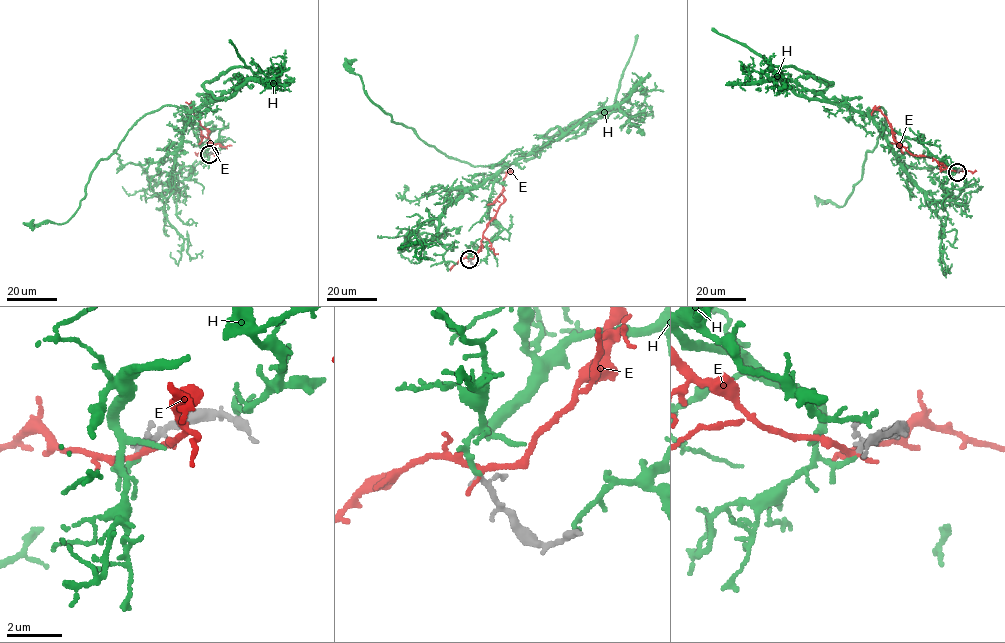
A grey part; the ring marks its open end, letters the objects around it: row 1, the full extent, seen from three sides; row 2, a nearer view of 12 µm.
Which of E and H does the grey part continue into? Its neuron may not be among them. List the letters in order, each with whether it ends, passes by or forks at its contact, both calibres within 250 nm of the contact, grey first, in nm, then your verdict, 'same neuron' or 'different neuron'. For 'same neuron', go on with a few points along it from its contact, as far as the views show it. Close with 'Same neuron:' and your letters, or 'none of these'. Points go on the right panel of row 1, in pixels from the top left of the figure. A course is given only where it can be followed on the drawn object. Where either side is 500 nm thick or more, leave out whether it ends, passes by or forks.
E: it passes by; 150 nm thick on the grey side, 170 nm on the other; different neuron
H: it passes by; 150 nm thick on the grey side, 130 nm on the other; same neuron; it runs (957, 172), (917, 140), (880, 128), (869, 112), (883, 107), (881, 134), (843, 206), (814, 195)
Same neuron: H

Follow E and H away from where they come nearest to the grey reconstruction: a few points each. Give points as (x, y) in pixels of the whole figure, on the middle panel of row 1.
E: (468, 260), (480, 250), (483, 231), (503, 202), (503, 181), (510, 170)
H: (468, 259), (502, 230), (488, 204), (506, 166), (452, 158), (392, 122), (351, 72), (356, 58)

